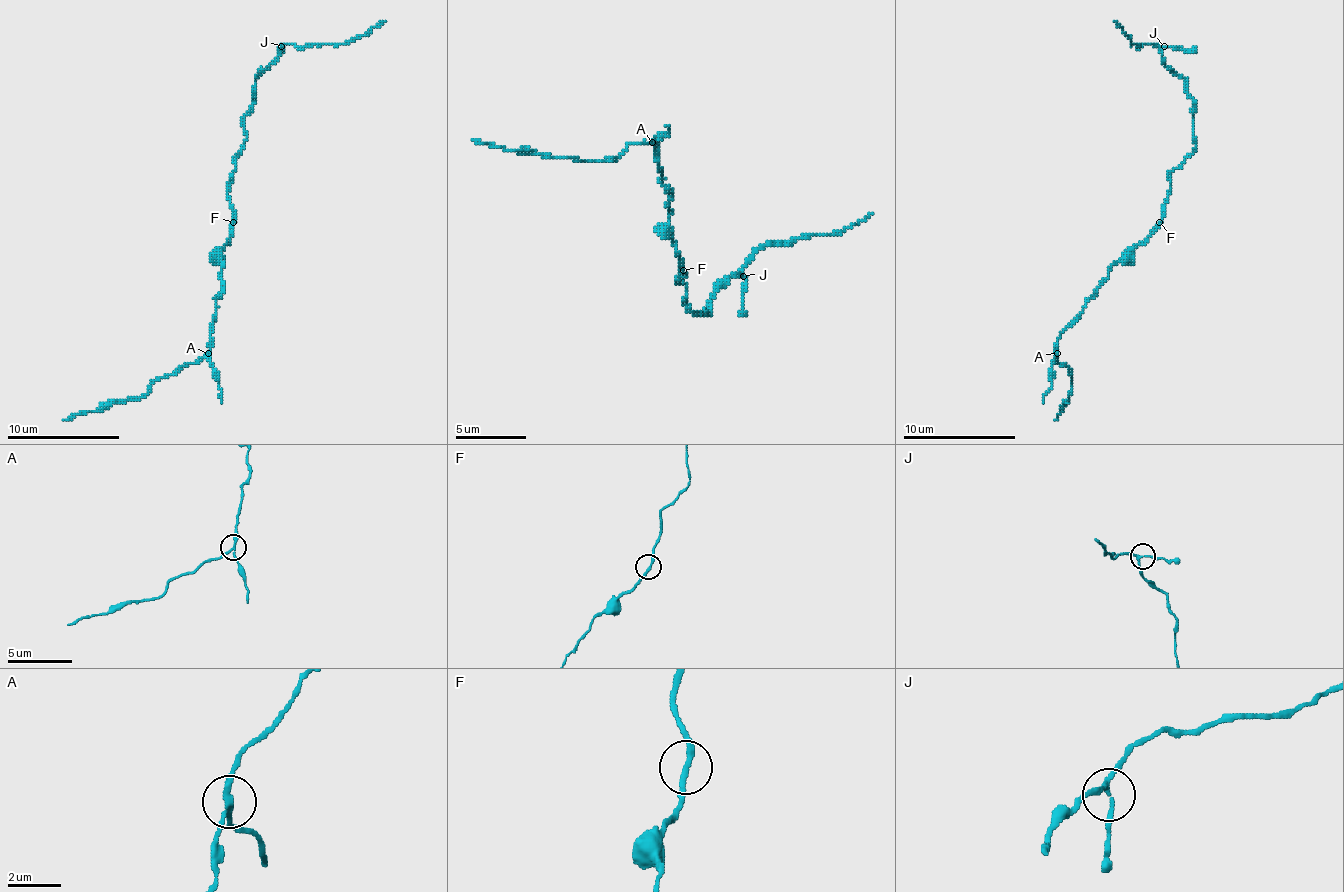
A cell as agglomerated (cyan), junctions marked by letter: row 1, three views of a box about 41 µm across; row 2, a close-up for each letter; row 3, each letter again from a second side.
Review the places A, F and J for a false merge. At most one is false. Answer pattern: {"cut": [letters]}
{"cut": ["A"]}

